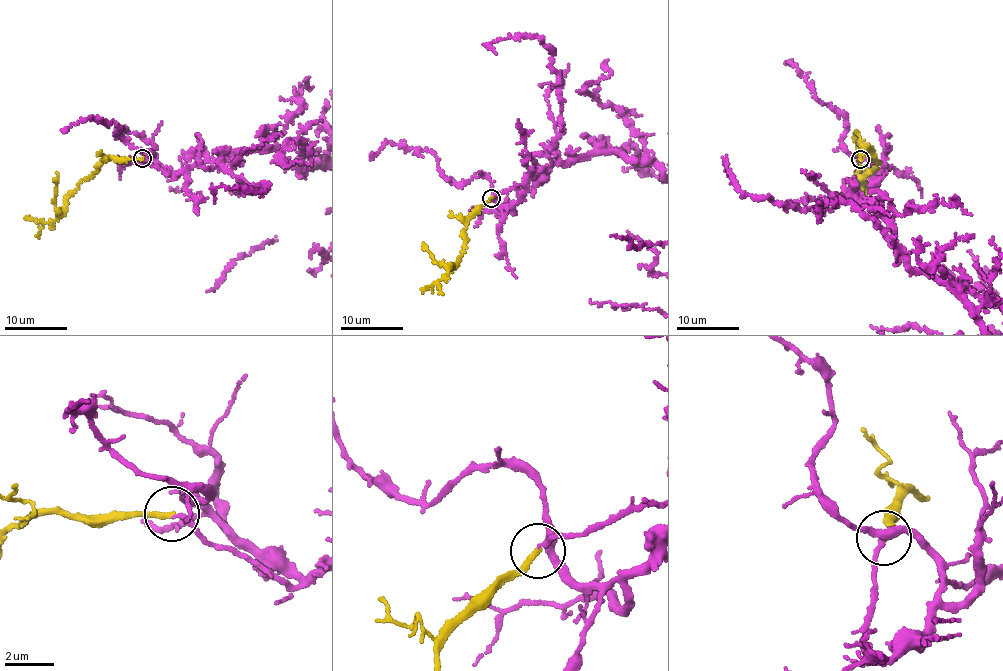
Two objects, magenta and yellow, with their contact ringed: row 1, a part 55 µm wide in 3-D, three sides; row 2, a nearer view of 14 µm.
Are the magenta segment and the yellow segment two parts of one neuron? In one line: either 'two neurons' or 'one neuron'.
one neuron

